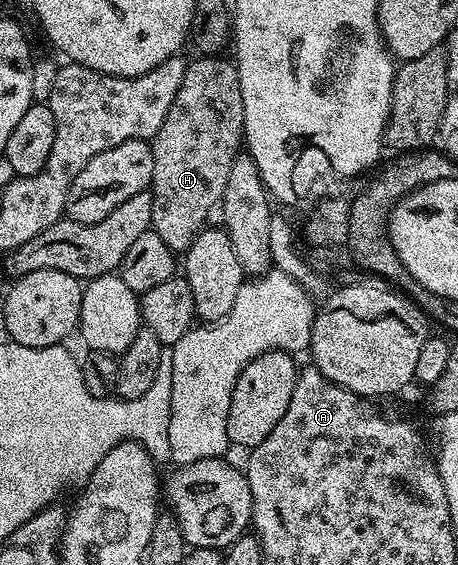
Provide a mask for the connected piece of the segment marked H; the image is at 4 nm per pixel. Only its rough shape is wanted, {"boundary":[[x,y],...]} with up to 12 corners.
{"boundary":[[197,56],[151,139],[153,229],[184,252],[245,136],[237,67]]}

